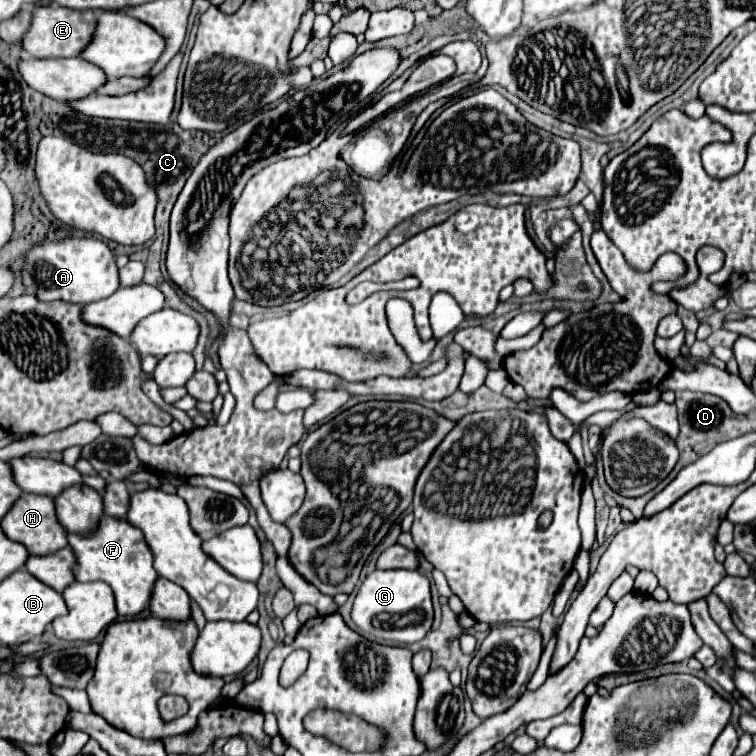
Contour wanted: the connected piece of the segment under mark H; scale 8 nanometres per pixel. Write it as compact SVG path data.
M23 494L13 504L13 508L7 512L7 516L1 520L1 528L7 534L7 538L11 538L15 542L23 542L25 548L29 550L29 554L33 554L33 556L55 554L67 546L67 532L59 524L57 514L55 514L55 506L53 506L53 498L49 498L49 496Z

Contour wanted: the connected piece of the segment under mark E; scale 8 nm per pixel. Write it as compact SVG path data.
M41 6L33 12L33 24L29 32L23 36L23 50L33 58L75 58L91 44L93 32L97 28L97 12L85 10L69 10L61 6Z

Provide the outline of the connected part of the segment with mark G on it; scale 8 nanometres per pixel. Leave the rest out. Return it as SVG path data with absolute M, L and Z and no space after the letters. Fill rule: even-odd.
M373 570L357 592L351 618L359 628L387 642L413 644L423 640L433 626L433 602L427 576L419 570ZM411 610L415 610L413 616L417 616L417 620L401 624L401 618Z

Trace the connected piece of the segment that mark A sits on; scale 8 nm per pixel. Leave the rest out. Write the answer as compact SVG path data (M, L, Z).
M65 238L61 242L43 242L25 254L21 270L25 292L35 290L39 300L65 300L71 304L89 304L103 300L119 288L119 268L109 246L97 238Z

